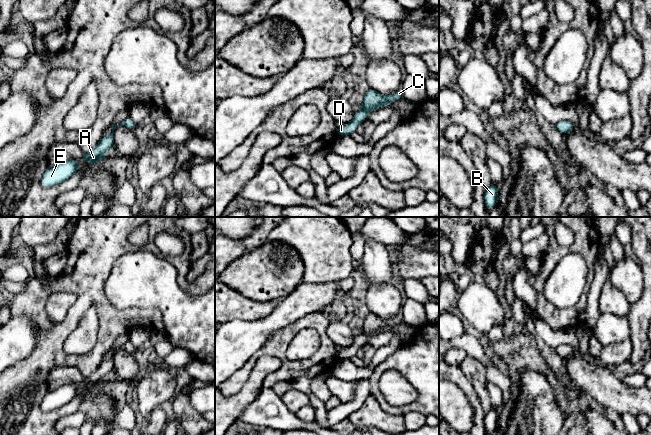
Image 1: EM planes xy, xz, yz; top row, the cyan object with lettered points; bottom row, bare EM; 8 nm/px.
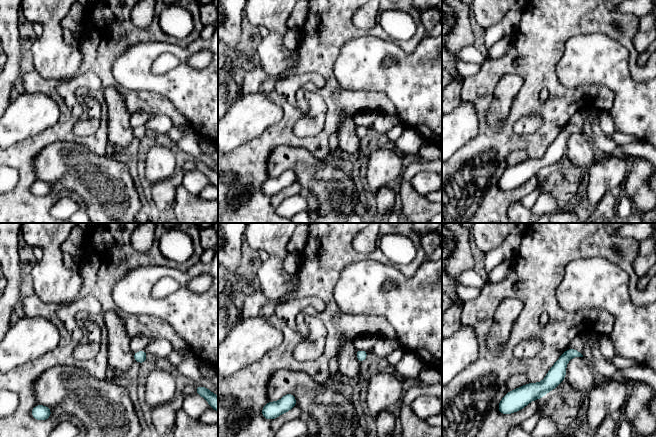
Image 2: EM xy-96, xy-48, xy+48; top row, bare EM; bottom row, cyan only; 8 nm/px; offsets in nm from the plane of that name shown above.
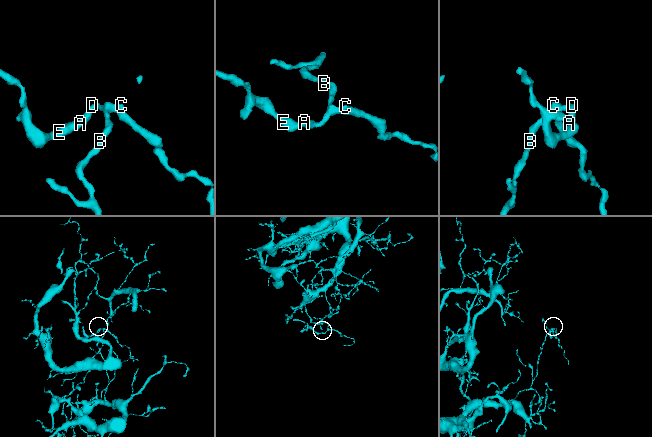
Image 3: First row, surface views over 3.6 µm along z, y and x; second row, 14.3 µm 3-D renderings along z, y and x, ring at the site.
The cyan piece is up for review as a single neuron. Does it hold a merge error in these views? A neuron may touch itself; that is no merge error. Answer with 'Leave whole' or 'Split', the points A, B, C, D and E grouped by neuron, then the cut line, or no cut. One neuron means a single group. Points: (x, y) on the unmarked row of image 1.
Leave whole. Groups: A B C D E. No split

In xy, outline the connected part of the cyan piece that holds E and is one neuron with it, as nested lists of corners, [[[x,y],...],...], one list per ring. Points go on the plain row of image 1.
[[[65,384],[49,391],[41,403],[41,409],[52,411],[74,400],[78,393],[77,384]]]

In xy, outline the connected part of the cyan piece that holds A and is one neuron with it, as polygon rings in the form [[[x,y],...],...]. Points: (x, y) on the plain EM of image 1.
[[[130,341],[126,342],[122,347],[112,348],[112,357],[108,360],[103,360],[96,372],[90,376],[85,376],[82,380],[82,384],[87,387],[101,386],[106,381],[107,374],[114,370],[114,354],[117,350],[124,349],[131,354],[135,354],[137,349],[131,344]]]

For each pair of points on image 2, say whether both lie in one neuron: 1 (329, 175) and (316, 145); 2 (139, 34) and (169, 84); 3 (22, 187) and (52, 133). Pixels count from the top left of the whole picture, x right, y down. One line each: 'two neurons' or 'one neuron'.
1: two neurons
2: two neurons
3: one neuron

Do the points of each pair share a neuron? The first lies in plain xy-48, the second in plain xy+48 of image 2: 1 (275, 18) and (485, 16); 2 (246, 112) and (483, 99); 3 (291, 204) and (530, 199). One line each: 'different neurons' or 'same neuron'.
1: same neuron
2: different neurons
3: same neuron

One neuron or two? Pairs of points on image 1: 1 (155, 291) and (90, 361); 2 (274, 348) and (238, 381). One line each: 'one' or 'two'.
1: two
2: one

